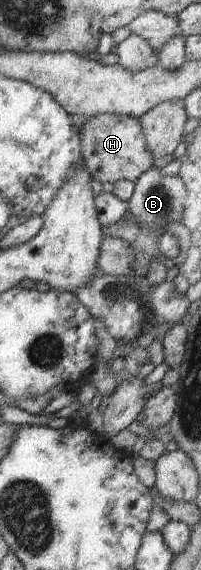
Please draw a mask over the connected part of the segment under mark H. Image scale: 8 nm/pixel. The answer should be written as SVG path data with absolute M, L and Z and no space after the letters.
M102 114L88 118L81 133L83 163L92 178L101 184L114 184L120 179L136 182L140 175L154 167L154 157L147 149L138 118L118 114Z

